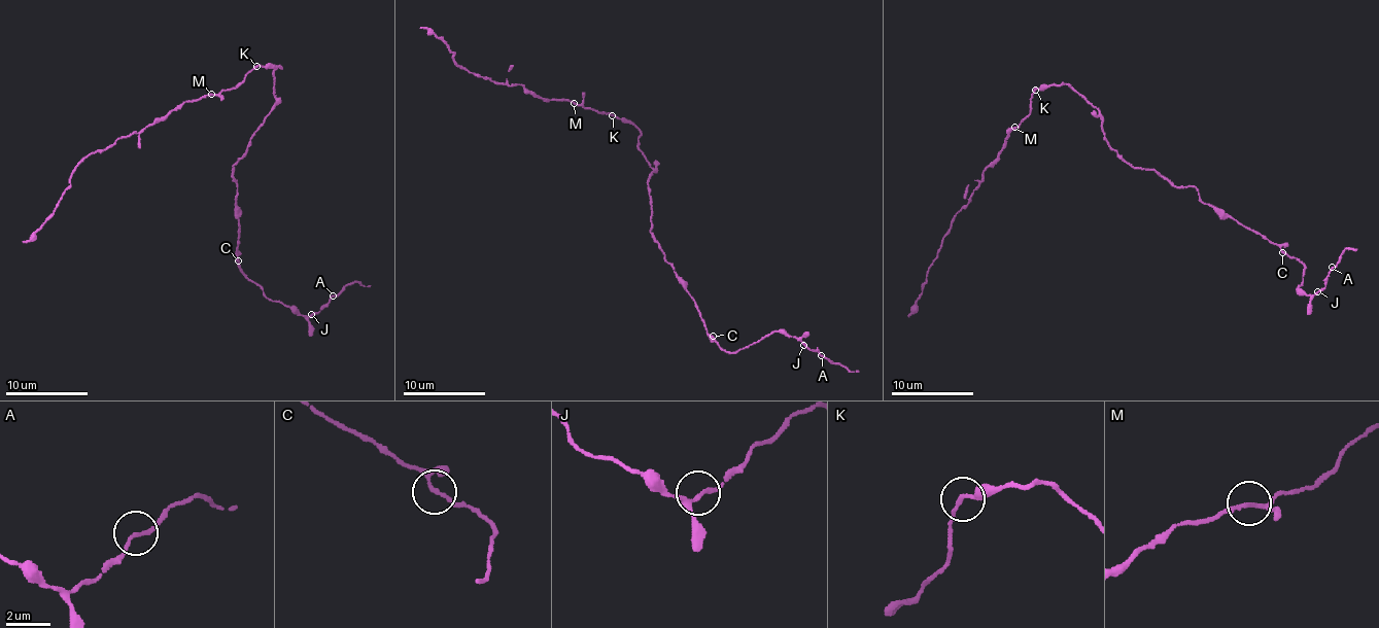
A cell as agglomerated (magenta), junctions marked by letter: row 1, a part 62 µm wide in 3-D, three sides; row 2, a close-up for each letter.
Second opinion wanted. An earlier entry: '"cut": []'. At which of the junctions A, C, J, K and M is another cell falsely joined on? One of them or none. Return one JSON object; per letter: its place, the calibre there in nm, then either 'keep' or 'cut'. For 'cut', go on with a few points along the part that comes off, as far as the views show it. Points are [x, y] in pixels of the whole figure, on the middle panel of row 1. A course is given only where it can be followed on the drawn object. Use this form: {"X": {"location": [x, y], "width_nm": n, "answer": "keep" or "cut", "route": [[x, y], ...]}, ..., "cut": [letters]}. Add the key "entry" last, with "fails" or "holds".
{"A": {"location": [821, 355], "width_nm": 130, "answer": "keep"}, "C": {"location": [713, 336], "width_nm": 140, "answer": "keep"}, "J": {"location": [803, 345], "width_nm": 140, "answer": "keep"}, "K": {"location": [612, 115], "width_nm": 150, "answer": "keep"}, "M": {"location": [574, 103], "width_nm": 130, "answer": "keep"}, "cut": [], "entry": "holds"}

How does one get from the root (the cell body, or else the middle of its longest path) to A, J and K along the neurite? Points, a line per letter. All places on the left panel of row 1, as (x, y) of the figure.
A: (271, 109), (231, 169), (239, 223), (235, 253), (243, 273), (264, 293), (301, 315), (317, 313), (333, 295)
J: (271, 109), (231, 169), (239, 223), (235, 253), (243, 273), (269, 298), (311, 314)
K: (271, 109), (276, 103), (272, 90), (274, 71), (282, 67), (256, 66)

